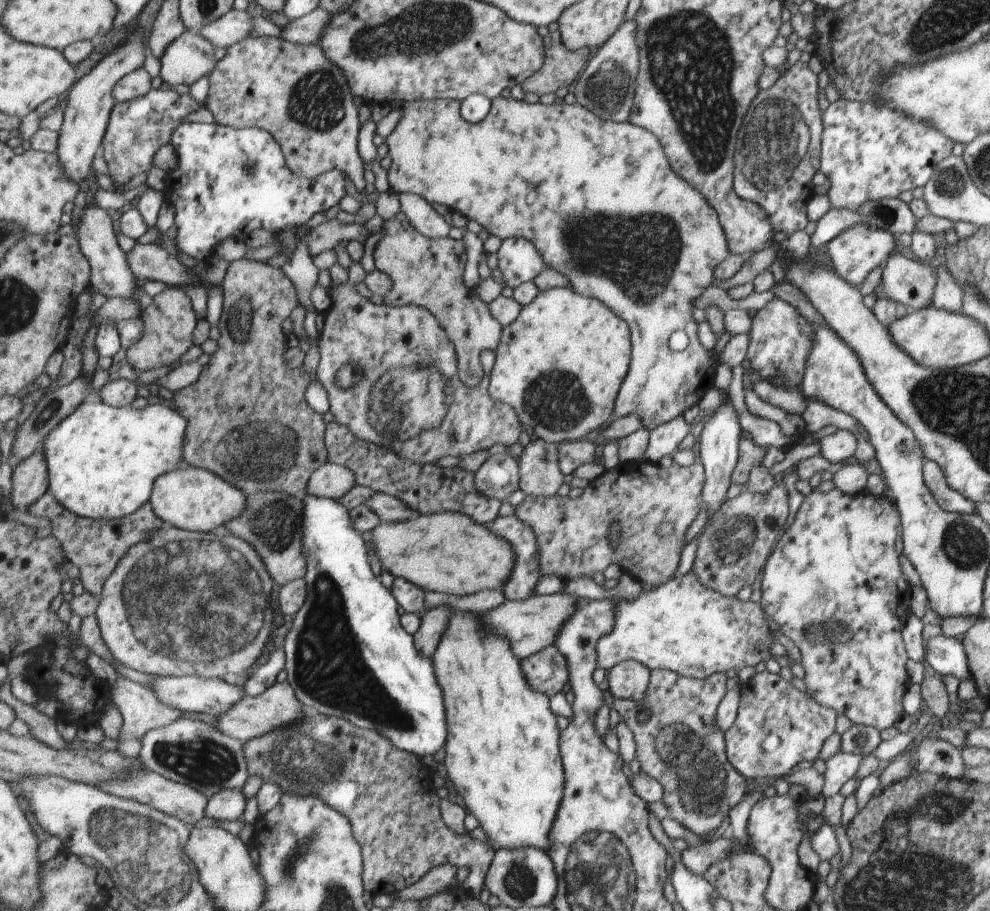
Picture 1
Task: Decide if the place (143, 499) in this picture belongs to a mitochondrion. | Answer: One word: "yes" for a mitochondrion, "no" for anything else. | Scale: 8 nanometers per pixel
no

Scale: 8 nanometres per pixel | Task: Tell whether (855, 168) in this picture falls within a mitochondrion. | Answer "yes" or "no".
no

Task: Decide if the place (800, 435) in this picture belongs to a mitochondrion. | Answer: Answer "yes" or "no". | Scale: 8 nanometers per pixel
no

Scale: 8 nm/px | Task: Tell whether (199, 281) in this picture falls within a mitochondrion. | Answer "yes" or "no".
no

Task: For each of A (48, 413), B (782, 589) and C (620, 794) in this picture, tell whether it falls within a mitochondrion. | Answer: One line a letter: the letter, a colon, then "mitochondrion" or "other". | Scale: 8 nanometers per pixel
A: mitochondrion
B: other
C: other

